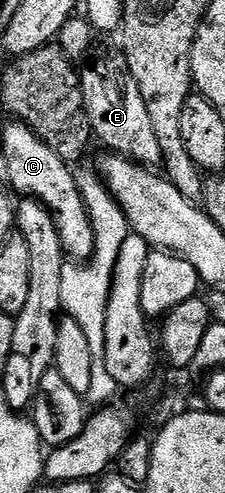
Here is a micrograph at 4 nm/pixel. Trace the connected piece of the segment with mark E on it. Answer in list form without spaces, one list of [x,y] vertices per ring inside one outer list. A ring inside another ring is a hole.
[[[120,51],[105,52],[102,56],[90,55],[80,65],[81,93],[87,110],[87,118],[93,127],[93,135],[106,144],[110,153],[124,156],[134,164],[157,166],[161,164],[159,142],[155,138],[155,130],[151,126],[151,118],[147,115],[147,105],[143,102],[143,94],[139,94],[139,86],[127,66],[124,55]]]

